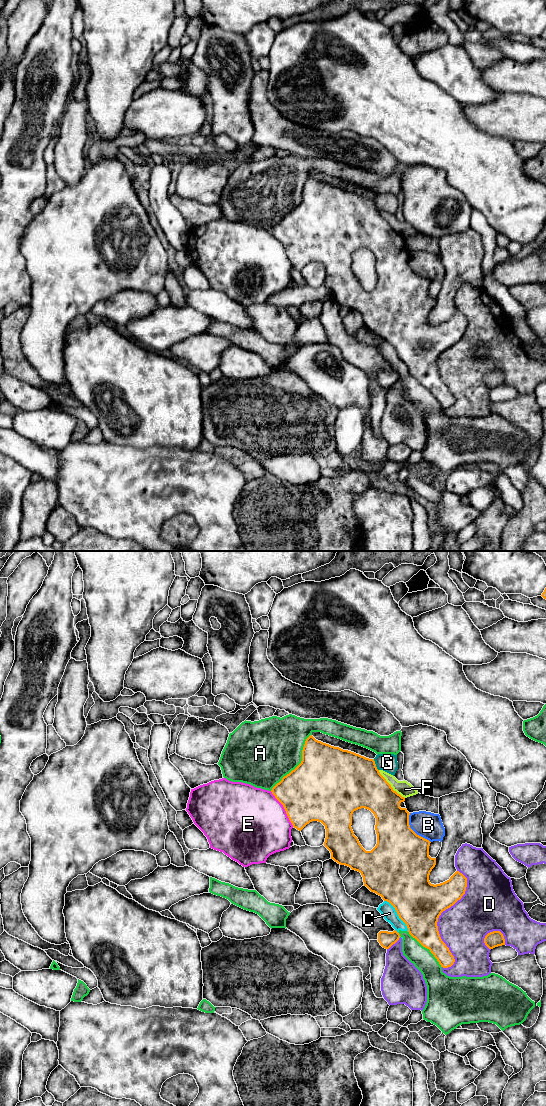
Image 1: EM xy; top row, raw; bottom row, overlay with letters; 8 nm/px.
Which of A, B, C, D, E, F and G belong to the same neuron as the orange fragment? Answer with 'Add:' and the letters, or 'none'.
Add: none

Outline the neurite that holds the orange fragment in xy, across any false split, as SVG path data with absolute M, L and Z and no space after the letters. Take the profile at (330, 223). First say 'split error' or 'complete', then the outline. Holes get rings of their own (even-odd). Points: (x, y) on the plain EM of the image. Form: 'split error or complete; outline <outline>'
complete; outline M310 175L302 190L301 203L284 216L271 230L275 238L283 245L293 267L301 271L312 261L321 262L326 269L324 286L330 291L331 299L340 305L358 311L363 317L364 326L371 332L381 336L396 350L399 358L406 364L409 374L437 399L441 407L451 407L454 396L442 381L438 371L438 358L443 351L453 346L465 334L467 318L456 311L449 320L440 324L431 324L429 315L436 305L436 298L429 296L430 281L417 275L409 265L410 253L401 248L400 243L405 238L393 230L391 225L380 214L374 199L369 199L354 192L343 190L316 180ZM365 248L370 250L375 258L377 284L371 291L366 291L360 284L352 270L352 254L354 251Z

